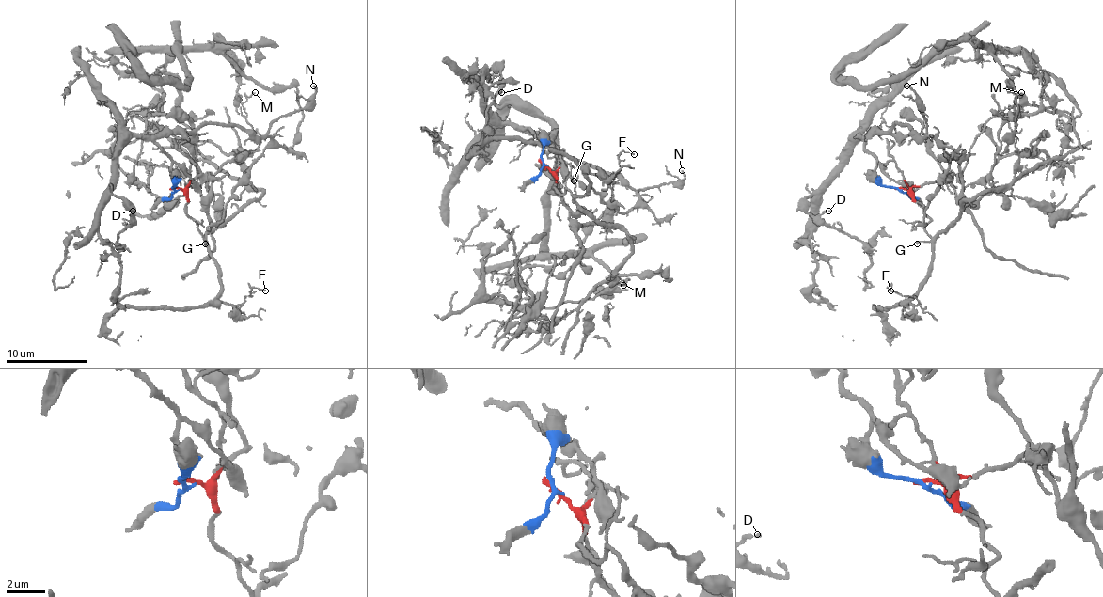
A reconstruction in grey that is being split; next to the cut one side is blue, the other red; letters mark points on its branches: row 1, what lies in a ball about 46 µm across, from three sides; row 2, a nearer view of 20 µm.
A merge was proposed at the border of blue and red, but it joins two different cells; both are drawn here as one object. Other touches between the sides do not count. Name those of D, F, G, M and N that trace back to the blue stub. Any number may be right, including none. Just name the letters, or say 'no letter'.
D, N

